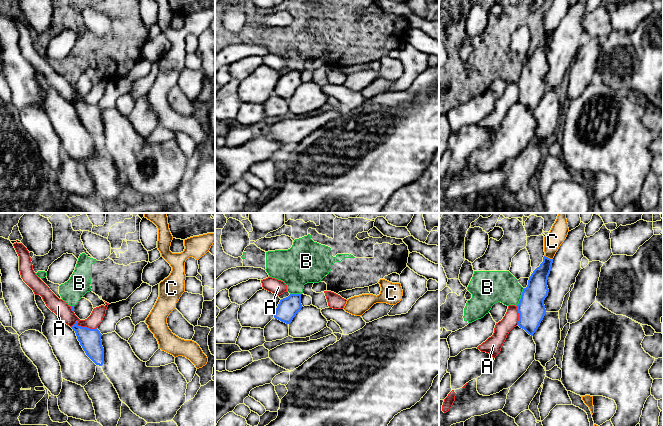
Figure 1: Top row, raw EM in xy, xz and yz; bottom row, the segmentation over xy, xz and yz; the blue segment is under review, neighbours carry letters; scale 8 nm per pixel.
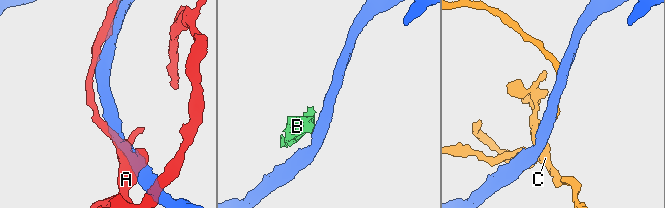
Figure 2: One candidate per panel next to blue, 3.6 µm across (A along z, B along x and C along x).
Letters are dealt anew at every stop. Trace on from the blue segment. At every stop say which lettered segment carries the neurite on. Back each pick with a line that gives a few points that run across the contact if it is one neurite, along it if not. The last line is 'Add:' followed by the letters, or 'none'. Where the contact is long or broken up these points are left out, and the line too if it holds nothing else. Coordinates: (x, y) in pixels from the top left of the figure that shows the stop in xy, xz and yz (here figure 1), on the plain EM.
Add: none

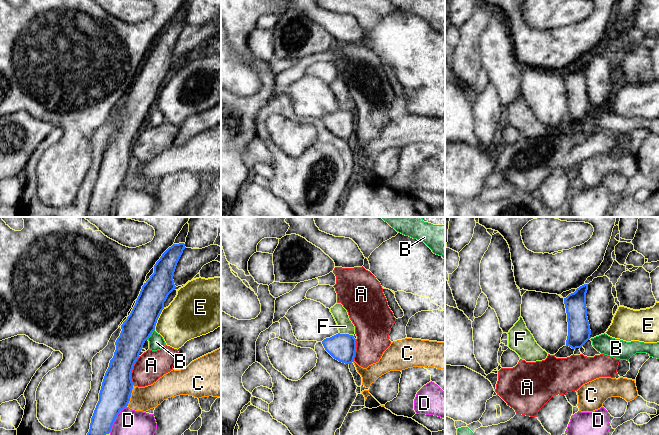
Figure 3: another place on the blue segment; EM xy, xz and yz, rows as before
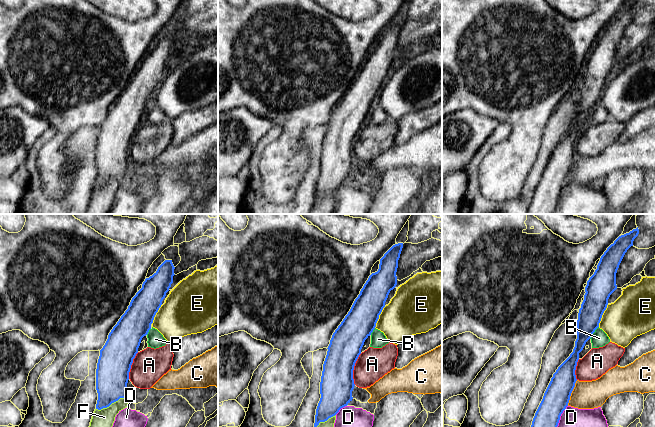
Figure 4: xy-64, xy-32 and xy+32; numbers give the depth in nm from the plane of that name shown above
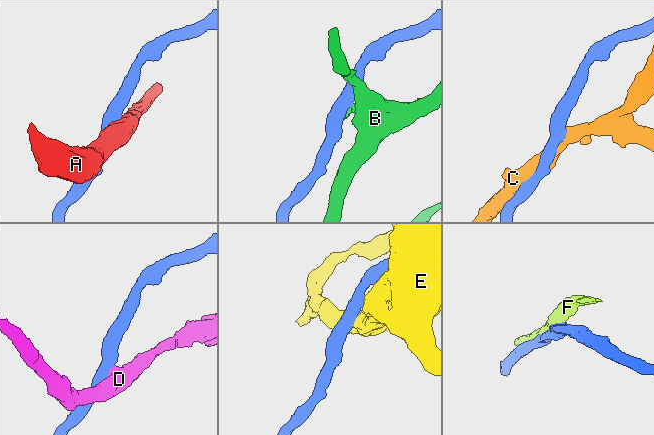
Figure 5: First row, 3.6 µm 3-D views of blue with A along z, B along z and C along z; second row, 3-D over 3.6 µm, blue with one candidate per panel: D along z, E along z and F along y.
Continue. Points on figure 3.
A: xy (117, 161), (132, 145), (147, 145), (151, 141)
Add: A

